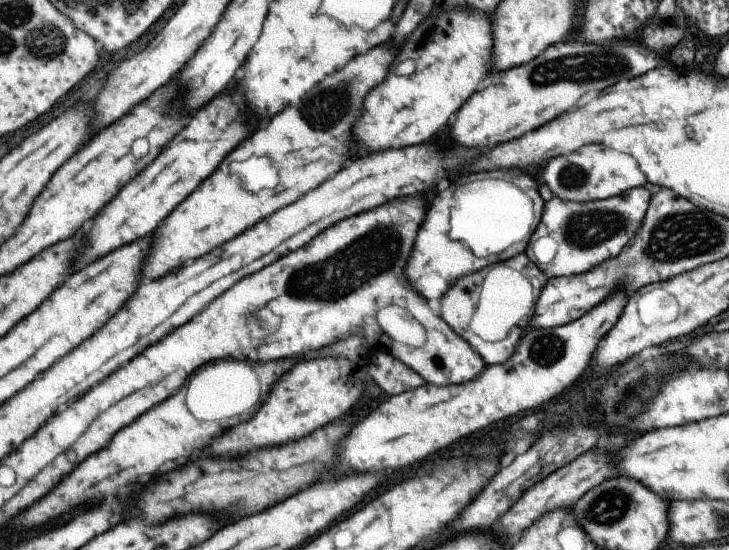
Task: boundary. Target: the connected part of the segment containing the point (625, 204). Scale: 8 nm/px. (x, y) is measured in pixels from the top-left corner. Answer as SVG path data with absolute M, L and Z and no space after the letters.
M630 188L623 194L612 196L606 199L597 199L587 202L571 202L559 200L552 196L548 201L544 201L540 220L536 225L529 245L524 249L524 253L529 260L546 276L546 278L573 276L586 272L597 264L601 264L607 258L613 258L635 236L643 220L645 211L650 201L647 189Z

